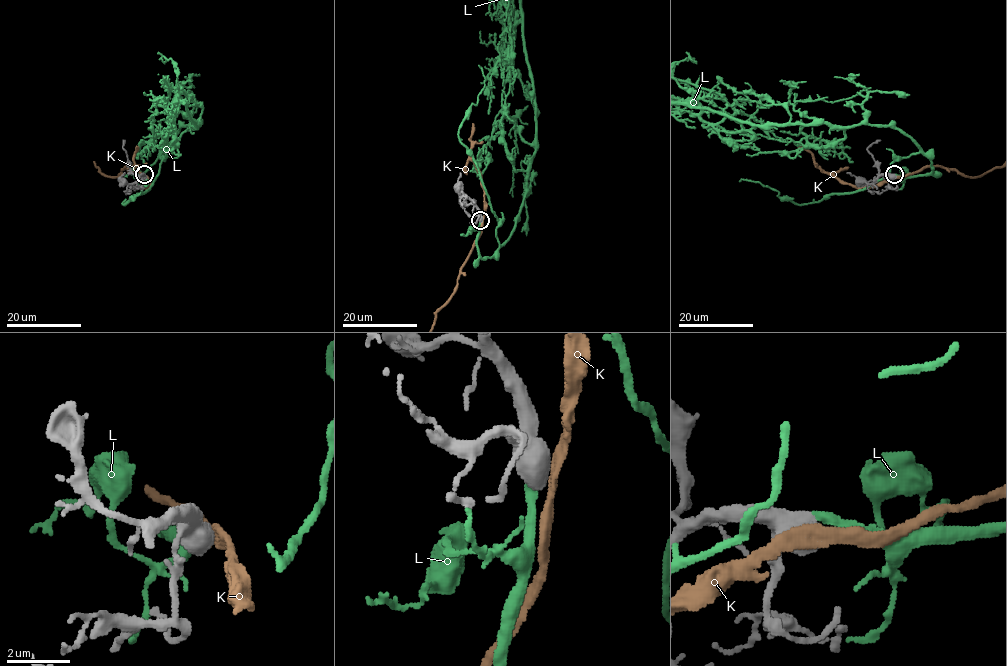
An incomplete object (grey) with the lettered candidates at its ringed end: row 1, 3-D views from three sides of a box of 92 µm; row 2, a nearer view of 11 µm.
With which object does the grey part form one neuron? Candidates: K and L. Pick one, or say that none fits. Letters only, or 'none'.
L

